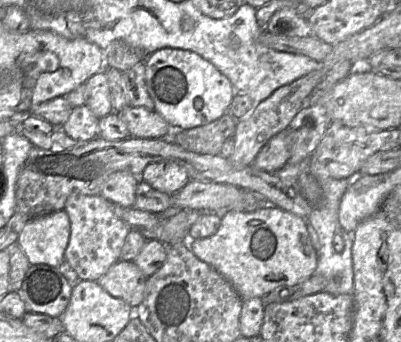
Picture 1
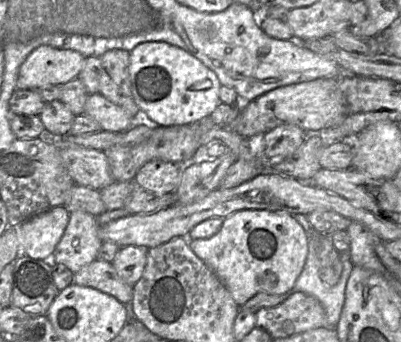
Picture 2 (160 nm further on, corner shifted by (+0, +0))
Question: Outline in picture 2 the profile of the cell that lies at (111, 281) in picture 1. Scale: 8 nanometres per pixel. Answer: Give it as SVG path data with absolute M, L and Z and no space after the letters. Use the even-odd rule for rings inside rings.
M96 259L74 273L73 283L88 286L107 293L123 304L132 301L133 285L125 283L111 262Z

